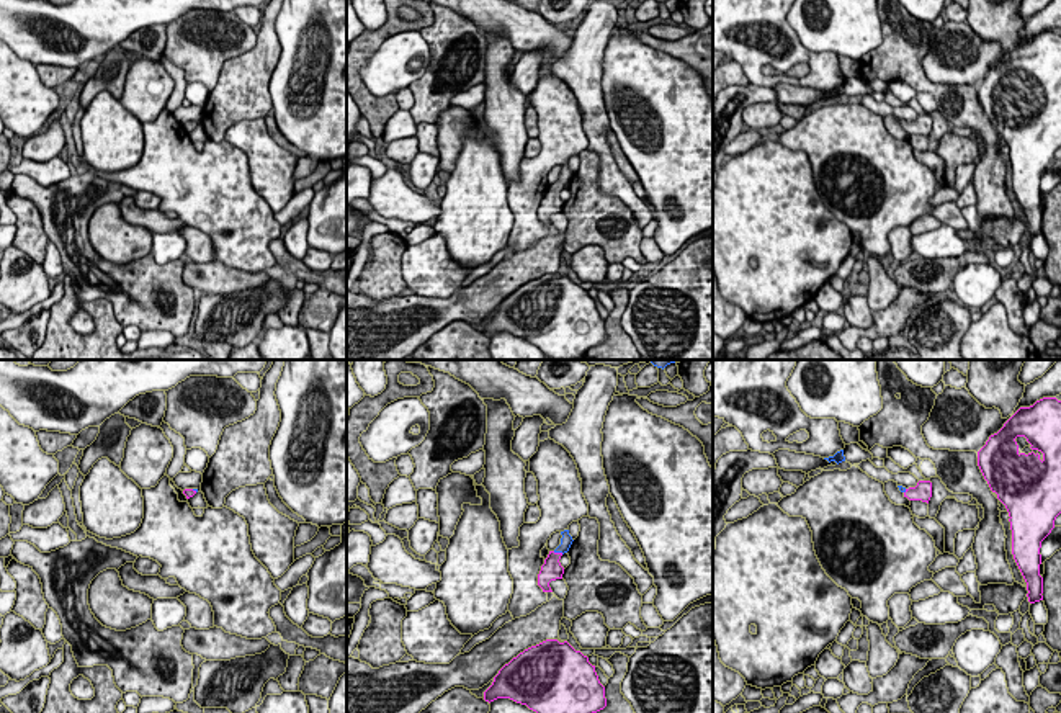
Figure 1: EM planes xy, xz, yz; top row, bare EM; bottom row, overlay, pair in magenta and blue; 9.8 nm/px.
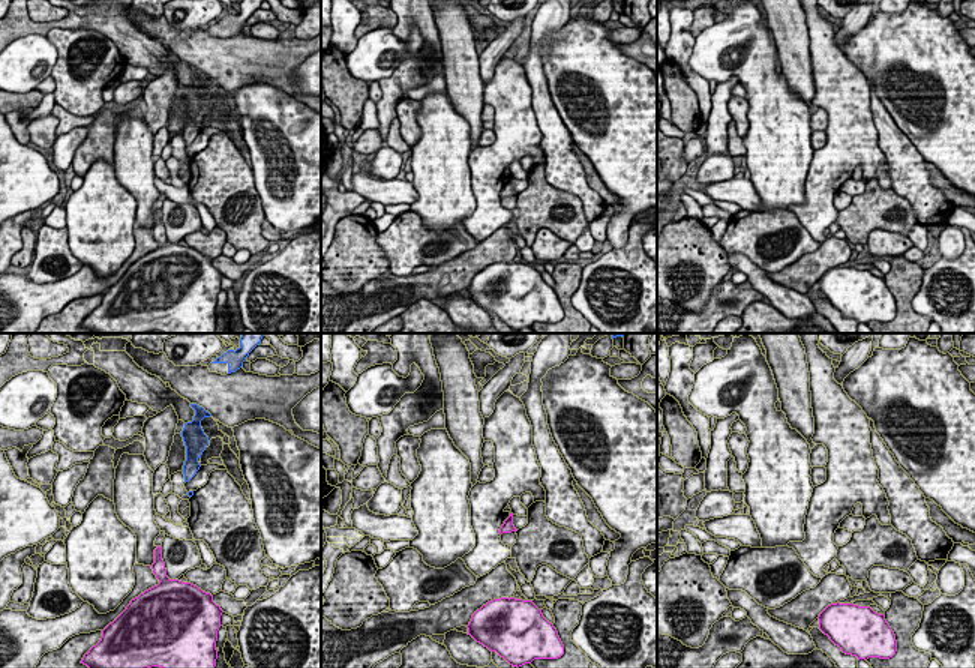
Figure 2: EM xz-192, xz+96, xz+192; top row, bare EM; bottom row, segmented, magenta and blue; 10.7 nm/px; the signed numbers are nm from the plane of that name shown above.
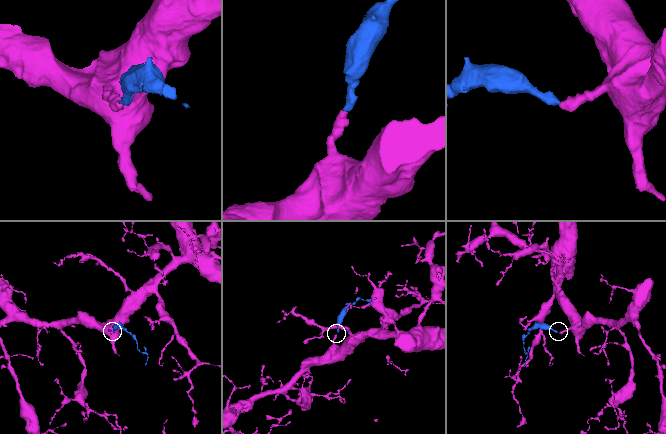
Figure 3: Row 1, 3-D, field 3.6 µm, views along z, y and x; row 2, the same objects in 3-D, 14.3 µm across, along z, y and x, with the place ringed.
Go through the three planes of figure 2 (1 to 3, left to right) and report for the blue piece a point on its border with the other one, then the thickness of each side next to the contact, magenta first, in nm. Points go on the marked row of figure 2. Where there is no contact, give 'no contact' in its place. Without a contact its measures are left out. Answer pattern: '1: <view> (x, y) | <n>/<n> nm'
1: no contact
2: no contact
3: no contact

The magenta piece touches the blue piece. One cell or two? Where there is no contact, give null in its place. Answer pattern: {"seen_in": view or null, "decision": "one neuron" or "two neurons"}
{"seen_in": "xz", "decision": "one neuron"}

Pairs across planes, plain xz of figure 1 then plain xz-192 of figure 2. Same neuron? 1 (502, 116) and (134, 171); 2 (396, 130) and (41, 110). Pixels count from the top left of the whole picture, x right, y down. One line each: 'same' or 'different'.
1: same
2: same

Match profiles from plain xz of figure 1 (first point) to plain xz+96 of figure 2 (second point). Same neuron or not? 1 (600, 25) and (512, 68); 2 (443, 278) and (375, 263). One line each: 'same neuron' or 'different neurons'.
1: different neurons
2: different neurons

